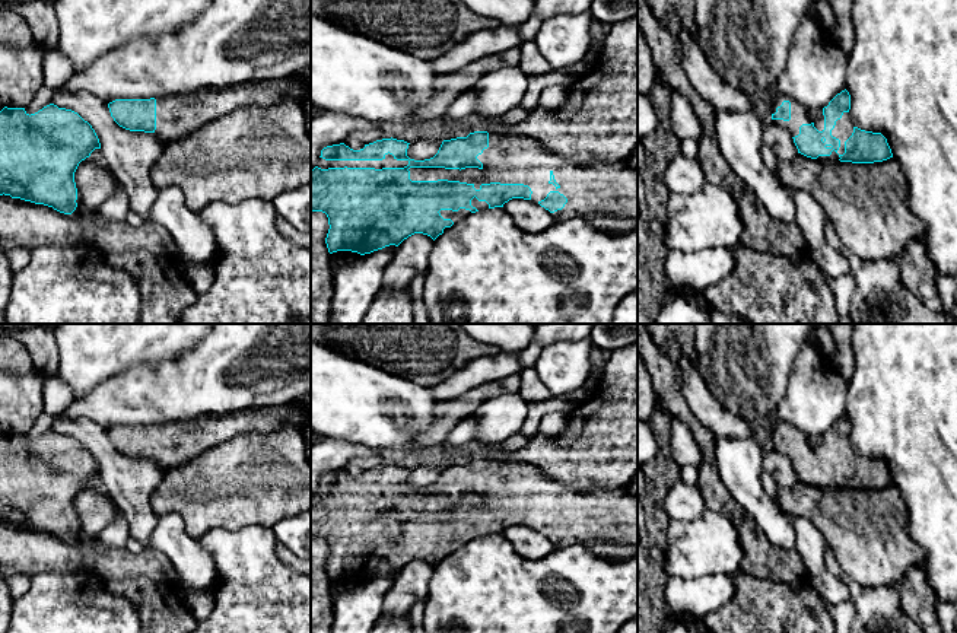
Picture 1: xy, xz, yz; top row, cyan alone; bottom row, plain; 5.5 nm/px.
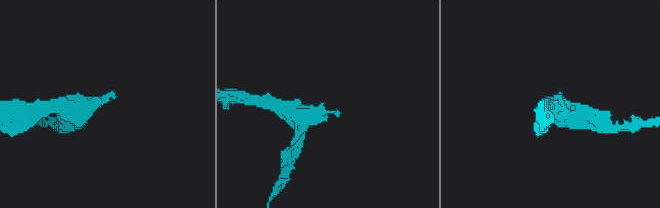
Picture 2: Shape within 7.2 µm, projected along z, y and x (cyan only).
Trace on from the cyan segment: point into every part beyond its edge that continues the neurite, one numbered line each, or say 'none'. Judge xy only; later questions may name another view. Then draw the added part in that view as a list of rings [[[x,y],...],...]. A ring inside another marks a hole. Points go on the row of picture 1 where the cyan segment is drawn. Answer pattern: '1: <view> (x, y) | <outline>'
1: xy (177, 115) | [[[305,73],[280,80],[162,96],[156,99],[156,130],[152,134],[166,144],[242,106],[274,106],[287,99],[303,102],[309,86],[311,73]]]

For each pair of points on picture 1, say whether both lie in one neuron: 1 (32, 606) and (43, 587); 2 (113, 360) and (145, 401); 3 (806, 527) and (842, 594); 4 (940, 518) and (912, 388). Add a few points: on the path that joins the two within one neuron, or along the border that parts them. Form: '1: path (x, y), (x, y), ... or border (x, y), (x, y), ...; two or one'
1: path (37, 601), (43, 591); one
2: border (155, 366), (132, 366), (101, 381), (92, 390); two
3: path (810, 544), (816, 571), (824, 579); one
4: path (940, 486), (934, 420); one

